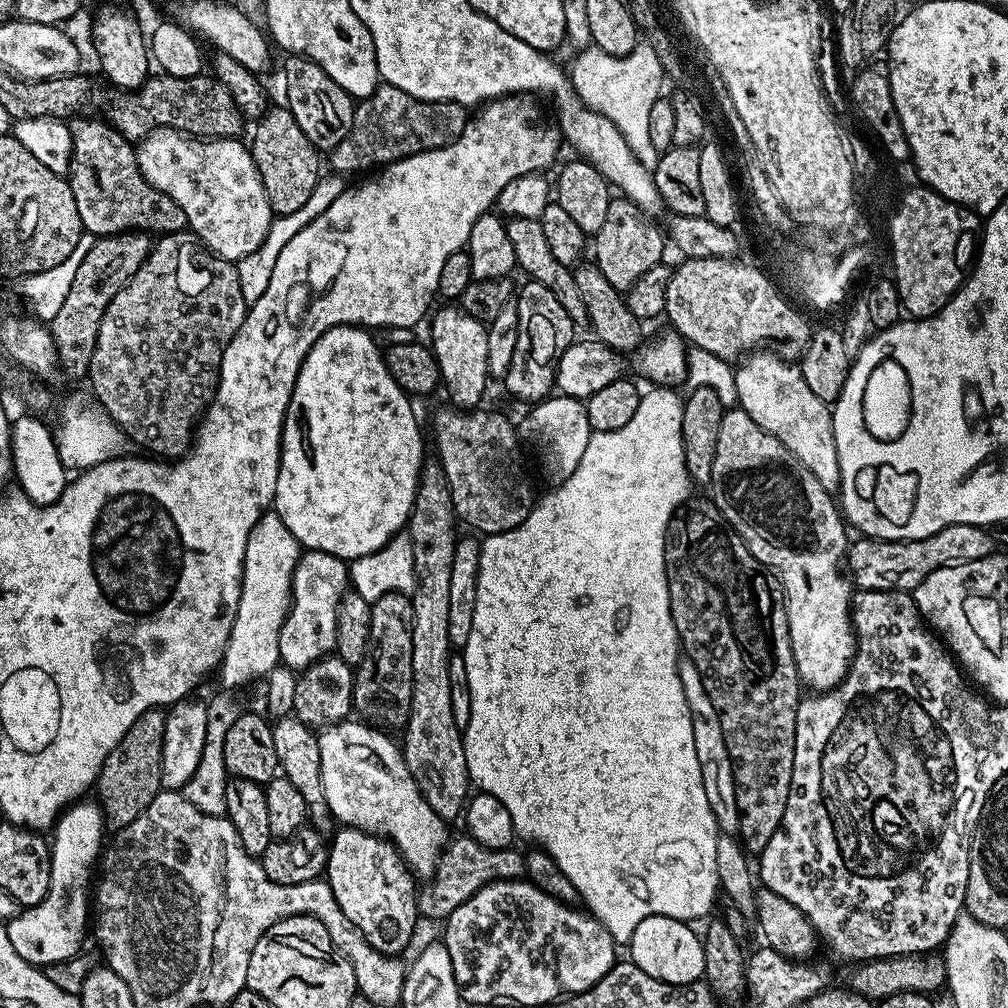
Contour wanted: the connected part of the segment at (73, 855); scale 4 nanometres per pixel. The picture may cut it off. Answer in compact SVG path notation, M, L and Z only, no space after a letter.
M77 802L64 809L59 820L54 825L56 837L51 837L52 865L50 866L50 890L42 902L25 907L19 916L7 921L8 937L10 946L18 950L18 954L28 964L45 966L47 964L60 963L70 959L81 951L80 943L84 940L84 931L90 928L90 884L88 879L93 879L94 869L102 856L105 847L104 828L106 821L103 812L100 811L99 803L84 804Z

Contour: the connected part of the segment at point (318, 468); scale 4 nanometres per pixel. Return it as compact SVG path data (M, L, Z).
M340 324L337 328L328 328L320 335L318 342L314 342L314 346L306 354L298 370L292 397L284 415L284 433L280 435L280 469L274 501L276 515L282 518L286 530L294 534L301 549L334 554L339 560L345 562L374 554L390 543L392 537L407 525L408 515L411 514L414 506L416 487L420 485L420 469L426 463L424 440L420 437L420 424L416 421L415 410L412 409L413 401L408 393L401 390L398 382L394 382L384 361L384 352L372 341L372 336L373 333L369 329L351 324Z

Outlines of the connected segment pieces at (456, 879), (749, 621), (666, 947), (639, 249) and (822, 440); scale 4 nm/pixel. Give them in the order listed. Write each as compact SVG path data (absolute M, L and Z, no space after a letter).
M468 834L461 840L453 839L440 854L440 863L436 865L428 889L418 896L418 912L421 917L429 916L432 920L443 921L462 902L469 900L478 890L495 880L519 880L525 875L523 851L515 852L515 847L504 849L488 849Z
M711 499L694 500L677 508L675 516L668 523L668 533L664 539L664 565L670 594L670 614L674 618L676 637L680 640L683 655L690 662L694 662L694 666L698 666L698 674L702 674L702 686L706 686L706 694L710 694L710 702L714 702L714 710L718 710L722 738L726 738L726 750L730 750L732 759L732 773L734 774L736 801L740 815L739 839L749 853L759 854L768 845L770 838L774 838L774 834L782 822L782 814L786 814L786 802L790 798L790 782L794 774L794 734L796 733L798 706L802 699L802 685L794 662L794 650L790 646L788 611L784 605L784 587L781 586L780 579L762 562L758 562L758 558L754 558L754 554L750 554L744 539L729 526L728 519L720 513L718 506Z
M665 916L642 918L630 941L632 963L646 970L650 978L658 978L662 982L697 983L704 975L704 941L692 928L695 927L691 923Z
M614 198L610 202L610 210L606 210L602 230L594 233L596 268L602 270L602 275L610 281L610 286L614 286L622 294L627 293L628 288L634 286L634 282L638 282L638 278L642 278L642 274L646 274L646 270L650 270L665 259L665 233L661 229L659 232L648 220L651 219L633 200Z
M752 354L739 367L735 369L736 398L739 407L743 408L746 414L750 414L750 418L754 418L754 422L758 422L762 430L774 434L778 442L782 442L782 446L786 446L786 450L790 450L790 454L794 454L794 457L810 470L810 474L814 474L814 478L822 482L826 491L835 493L840 487L840 467L838 450L834 446L834 430L829 405L824 404L822 398L816 397L810 390L810 386L806 386L806 378L802 378L800 369L795 363L771 354Z

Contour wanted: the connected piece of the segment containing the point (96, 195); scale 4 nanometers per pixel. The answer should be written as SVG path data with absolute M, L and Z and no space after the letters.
M76 118L71 121L72 130L72 165L67 170L66 179L72 193L74 194L74 206L78 210L78 218L82 218L82 226L85 233L91 233L96 238L101 236L117 236L119 232L142 232L145 234L167 234L170 232L182 232L188 228L188 216L182 210L182 206L178 206L178 202L174 202L166 194L162 194L162 190L158 190L147 180L142 174L142 170L136 161L136 148L133 141L127 140L118 129L113 128L107 120L97 118L97 120L84 120L88 118Z

